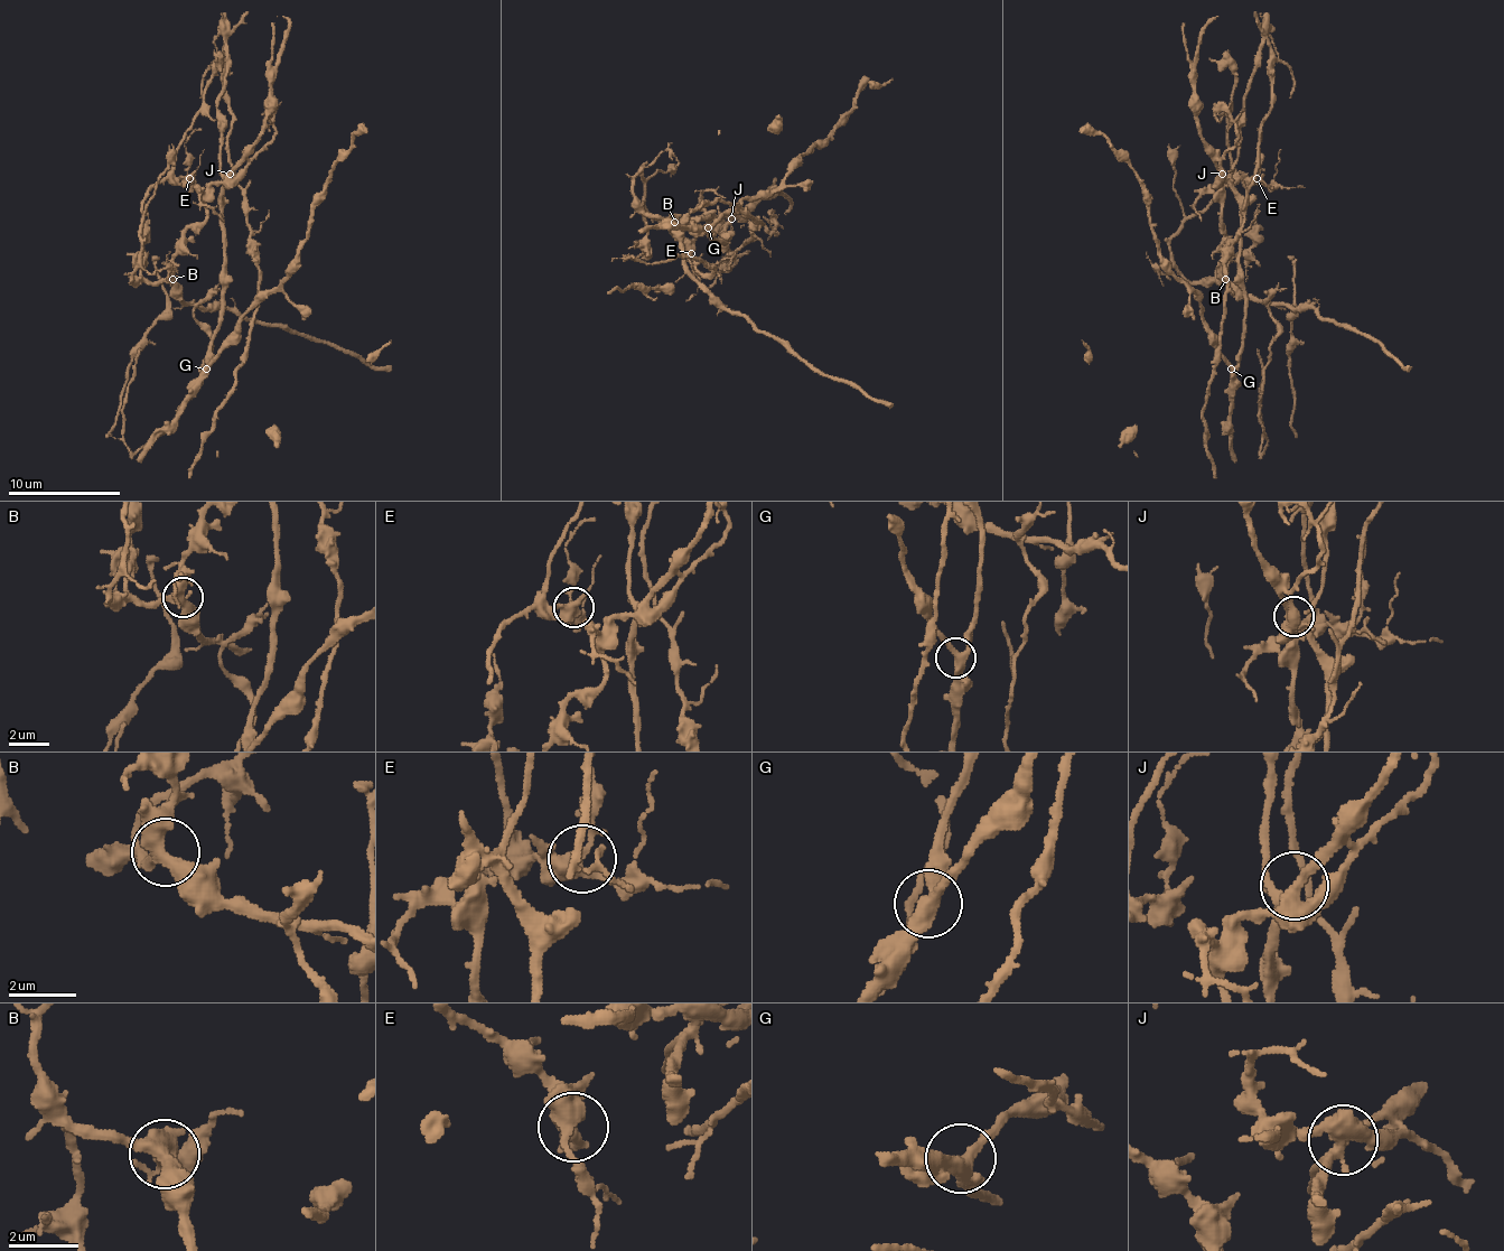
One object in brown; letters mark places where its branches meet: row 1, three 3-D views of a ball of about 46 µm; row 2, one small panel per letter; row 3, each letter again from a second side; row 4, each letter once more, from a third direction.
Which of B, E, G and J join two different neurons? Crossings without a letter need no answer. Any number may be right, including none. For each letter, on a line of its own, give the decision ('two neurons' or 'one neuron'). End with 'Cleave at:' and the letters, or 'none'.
B: one neuron
E: one neuron
G: one neuron
J: two neurons
Cleave at: J

